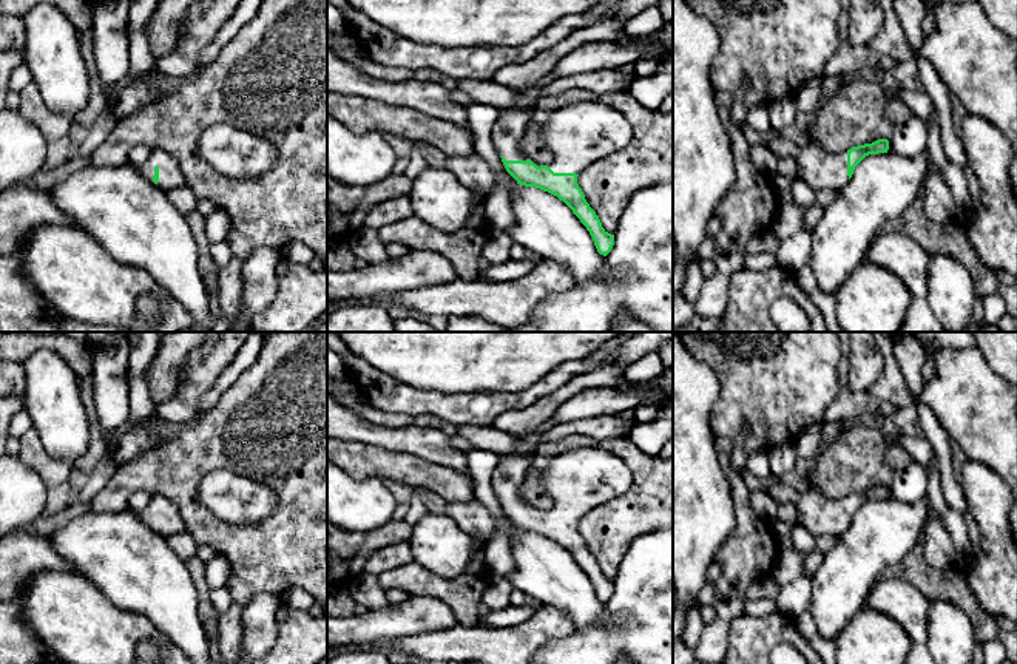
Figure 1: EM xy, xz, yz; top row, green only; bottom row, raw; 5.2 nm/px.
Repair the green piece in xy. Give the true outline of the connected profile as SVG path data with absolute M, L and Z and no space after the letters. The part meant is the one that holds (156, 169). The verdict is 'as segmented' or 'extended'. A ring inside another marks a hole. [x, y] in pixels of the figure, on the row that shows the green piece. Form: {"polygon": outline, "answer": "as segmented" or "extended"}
{"polygon": "M153 150L137 168L147 181L154 182L164 191L188 185L177 159L164 150Z", "answer": "extended"}

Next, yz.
{"polygon": "M809 141L796 154L798 178L815 193L819 190L841 190L847 185L855 167L869 154L887 153L889 141L852 147L841 153L827 153L821 145Z", "answer": "extended"}

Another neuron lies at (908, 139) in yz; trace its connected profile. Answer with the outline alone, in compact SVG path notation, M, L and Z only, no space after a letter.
M914 116L906 124L897 125L887 141L887 153L912 158L927 147L927 122Z

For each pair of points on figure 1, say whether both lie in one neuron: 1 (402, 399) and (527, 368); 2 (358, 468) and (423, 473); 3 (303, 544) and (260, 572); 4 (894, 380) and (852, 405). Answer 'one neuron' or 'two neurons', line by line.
1: two neurons
2: one neuron
3: one neuron
4: one neuron

